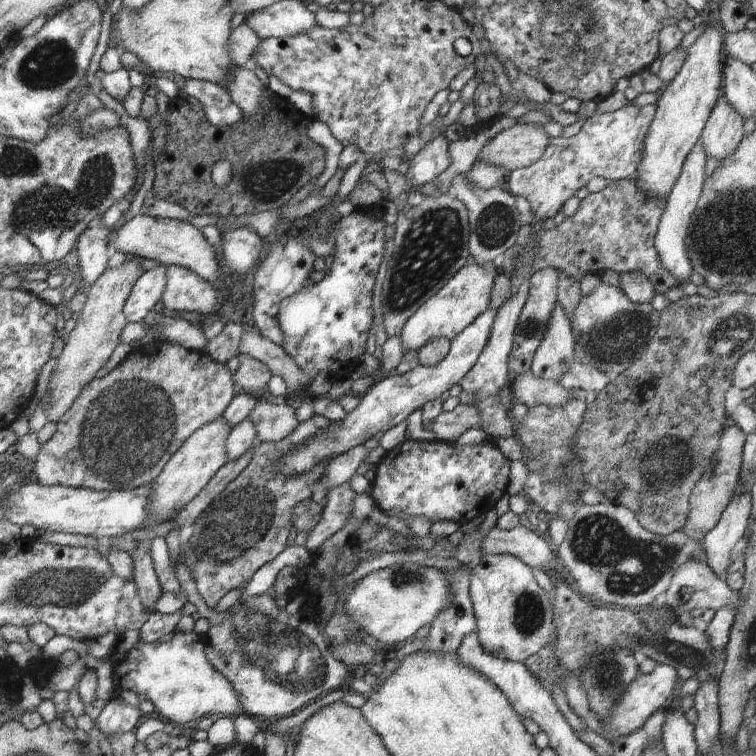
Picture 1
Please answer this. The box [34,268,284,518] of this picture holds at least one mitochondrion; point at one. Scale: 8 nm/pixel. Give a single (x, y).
(126, 430)

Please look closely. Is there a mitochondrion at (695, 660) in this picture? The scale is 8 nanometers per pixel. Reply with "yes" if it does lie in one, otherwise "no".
yes

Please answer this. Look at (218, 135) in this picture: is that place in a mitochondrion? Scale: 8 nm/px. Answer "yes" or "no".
no

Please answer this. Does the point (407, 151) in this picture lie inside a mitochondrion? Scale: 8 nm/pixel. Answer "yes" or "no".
no

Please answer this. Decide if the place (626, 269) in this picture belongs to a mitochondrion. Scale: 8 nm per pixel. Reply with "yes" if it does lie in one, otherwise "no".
no

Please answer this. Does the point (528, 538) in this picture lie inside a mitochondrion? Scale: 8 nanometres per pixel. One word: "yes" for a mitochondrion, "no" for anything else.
no

